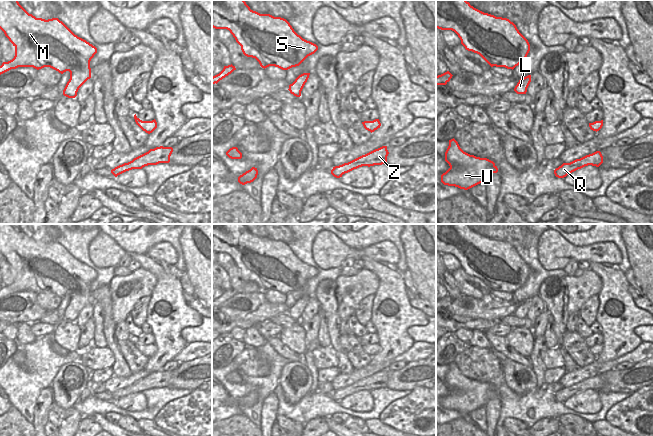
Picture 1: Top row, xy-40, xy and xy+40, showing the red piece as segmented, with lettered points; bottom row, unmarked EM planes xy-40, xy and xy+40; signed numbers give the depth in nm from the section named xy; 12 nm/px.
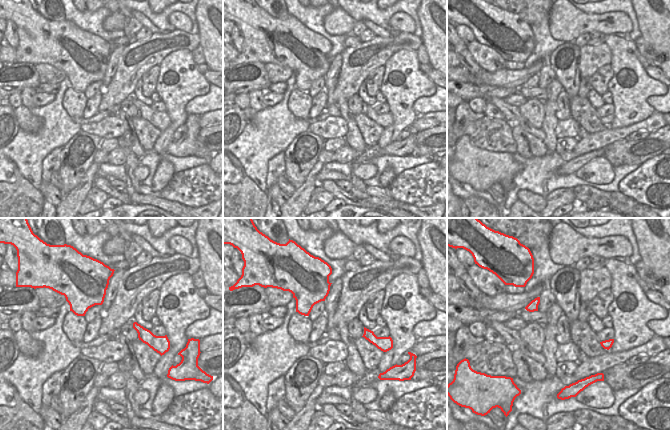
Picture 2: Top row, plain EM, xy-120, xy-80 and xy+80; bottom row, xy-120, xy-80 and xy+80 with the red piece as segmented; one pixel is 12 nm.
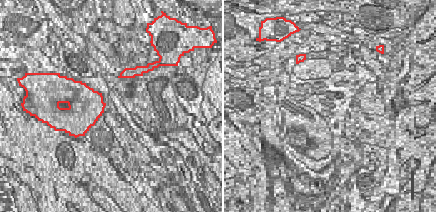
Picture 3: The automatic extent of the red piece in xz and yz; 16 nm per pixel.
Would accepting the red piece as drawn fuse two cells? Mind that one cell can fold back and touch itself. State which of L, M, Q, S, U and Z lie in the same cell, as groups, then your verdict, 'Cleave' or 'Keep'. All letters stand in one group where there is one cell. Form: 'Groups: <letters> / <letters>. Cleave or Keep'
Groups: L M Q S U Z. Keep.

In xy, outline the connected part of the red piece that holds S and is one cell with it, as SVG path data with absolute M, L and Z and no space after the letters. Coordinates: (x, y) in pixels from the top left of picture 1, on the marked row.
M212 0L212 27L229 30L243 54L255 58L264 69L275 66L288 70L318 50L316 44L298 35L286 19L253 11L244 0Z

